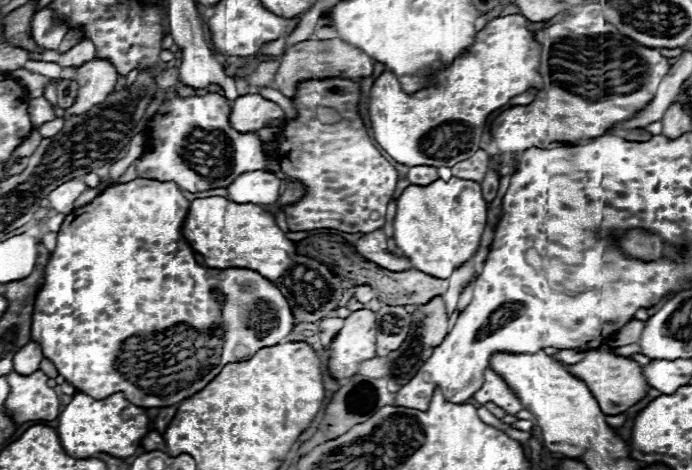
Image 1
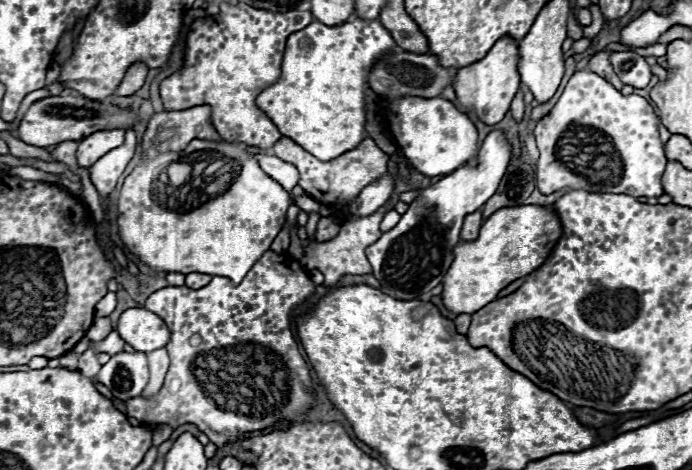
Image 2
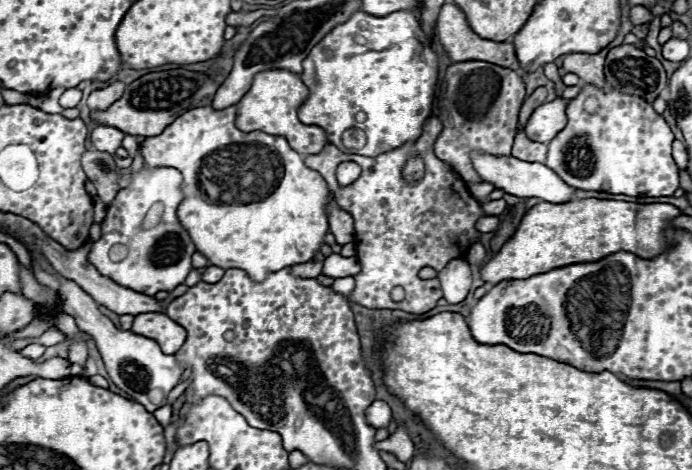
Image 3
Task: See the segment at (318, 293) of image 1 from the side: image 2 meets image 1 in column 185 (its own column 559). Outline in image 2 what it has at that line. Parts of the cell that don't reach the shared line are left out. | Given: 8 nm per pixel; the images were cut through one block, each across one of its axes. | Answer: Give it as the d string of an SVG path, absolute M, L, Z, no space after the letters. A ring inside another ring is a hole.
M512 206L500 208L490 216L476 240L462 242L454 248L454 262L442 280L442 302L454 314L474 314L490 304L496 294L510 282L524 278L540 264L562 236L562 226L556 212L548 206Z

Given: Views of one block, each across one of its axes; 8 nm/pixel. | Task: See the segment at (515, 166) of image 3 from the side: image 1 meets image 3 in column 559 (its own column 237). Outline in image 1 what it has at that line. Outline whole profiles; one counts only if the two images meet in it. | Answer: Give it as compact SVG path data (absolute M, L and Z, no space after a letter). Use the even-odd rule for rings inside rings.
M244 172L228 186L228 198L238 204L274 204L280 180L270 172Z

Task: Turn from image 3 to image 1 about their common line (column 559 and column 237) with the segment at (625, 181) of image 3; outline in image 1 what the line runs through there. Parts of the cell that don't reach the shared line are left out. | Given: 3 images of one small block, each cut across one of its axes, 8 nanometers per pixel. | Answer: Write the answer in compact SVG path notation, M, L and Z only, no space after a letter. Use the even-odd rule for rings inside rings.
M206 94L206 96L194 96L194 98L180 98L162 102L160 112L150 122L150 138L152 146L146 150L138 162L138 176L148 180L160 180L160 182L174 182L182 190L188 192L204 192L212 188L226 188L238 174L250 172L250 170L264 170L266 154L260 148L258 134L240 134L234 128L230 128L228 116L230 116L232 102L226 100L220 94Z

